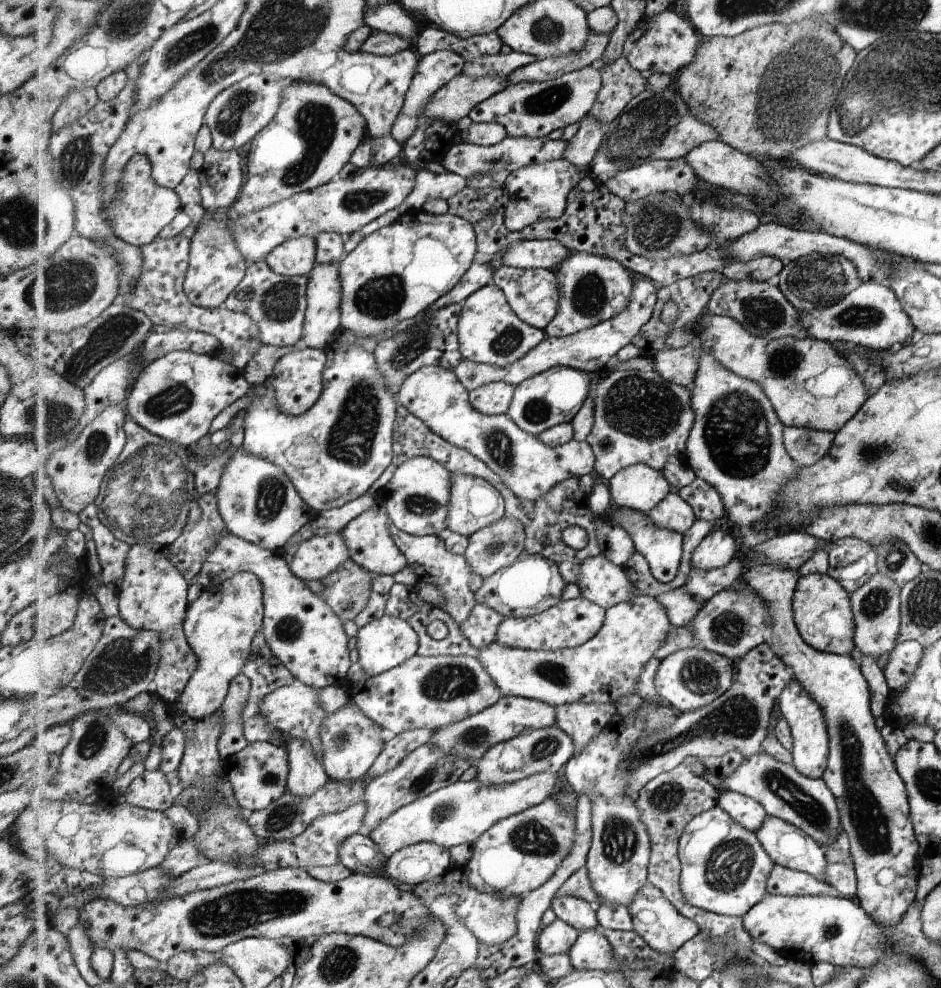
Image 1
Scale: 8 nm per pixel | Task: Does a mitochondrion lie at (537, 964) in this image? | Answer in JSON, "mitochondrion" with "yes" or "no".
{"mitochondrion":"no"}

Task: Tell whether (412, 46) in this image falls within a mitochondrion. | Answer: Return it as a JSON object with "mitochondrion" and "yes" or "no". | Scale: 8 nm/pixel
{"mitochondrion":"no"}

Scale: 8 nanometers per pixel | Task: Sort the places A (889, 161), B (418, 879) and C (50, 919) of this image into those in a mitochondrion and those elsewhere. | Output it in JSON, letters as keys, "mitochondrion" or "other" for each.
{"A":"other","B":"other","C":"other"}

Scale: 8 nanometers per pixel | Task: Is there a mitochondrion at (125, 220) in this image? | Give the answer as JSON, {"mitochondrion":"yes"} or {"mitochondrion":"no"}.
{"mitochondrion":"no"}

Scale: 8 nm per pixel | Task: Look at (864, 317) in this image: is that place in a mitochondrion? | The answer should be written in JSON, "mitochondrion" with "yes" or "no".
{"mitochondrion":"yes"}

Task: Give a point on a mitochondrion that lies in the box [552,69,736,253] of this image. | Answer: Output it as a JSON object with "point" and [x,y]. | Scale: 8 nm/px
{"point":[645,126]}

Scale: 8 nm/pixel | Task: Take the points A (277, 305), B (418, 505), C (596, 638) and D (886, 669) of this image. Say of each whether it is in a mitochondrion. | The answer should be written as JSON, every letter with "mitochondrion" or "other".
{"A":"mitochondrion","B":"mitochondrion","C":"other","D":"other"}

